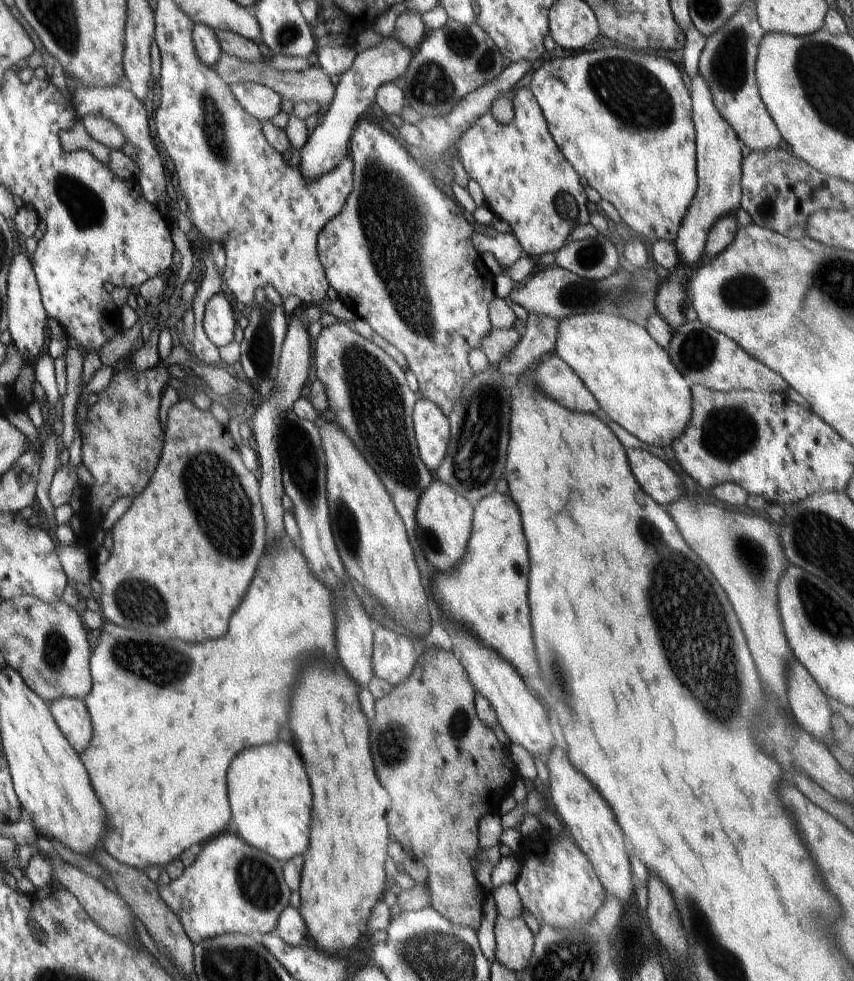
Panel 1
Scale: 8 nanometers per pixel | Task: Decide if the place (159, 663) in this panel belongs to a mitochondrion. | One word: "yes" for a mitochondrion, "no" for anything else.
yes

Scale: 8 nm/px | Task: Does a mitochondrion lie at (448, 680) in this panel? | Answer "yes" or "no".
no

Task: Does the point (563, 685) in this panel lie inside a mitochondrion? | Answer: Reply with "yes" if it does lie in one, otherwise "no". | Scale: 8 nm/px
yes

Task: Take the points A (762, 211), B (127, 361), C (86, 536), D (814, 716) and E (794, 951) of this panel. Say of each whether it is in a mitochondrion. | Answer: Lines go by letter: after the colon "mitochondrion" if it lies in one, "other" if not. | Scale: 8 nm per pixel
A: mitochondrion
B: other
C: other
D: other
E: other

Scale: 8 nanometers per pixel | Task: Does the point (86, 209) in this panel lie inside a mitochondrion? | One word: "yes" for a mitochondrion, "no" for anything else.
yes

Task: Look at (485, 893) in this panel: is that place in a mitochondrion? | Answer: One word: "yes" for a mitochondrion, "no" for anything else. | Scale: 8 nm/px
no

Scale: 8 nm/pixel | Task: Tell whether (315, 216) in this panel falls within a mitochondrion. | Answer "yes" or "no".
no

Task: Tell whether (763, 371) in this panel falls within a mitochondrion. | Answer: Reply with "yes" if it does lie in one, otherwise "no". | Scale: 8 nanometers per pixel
no

